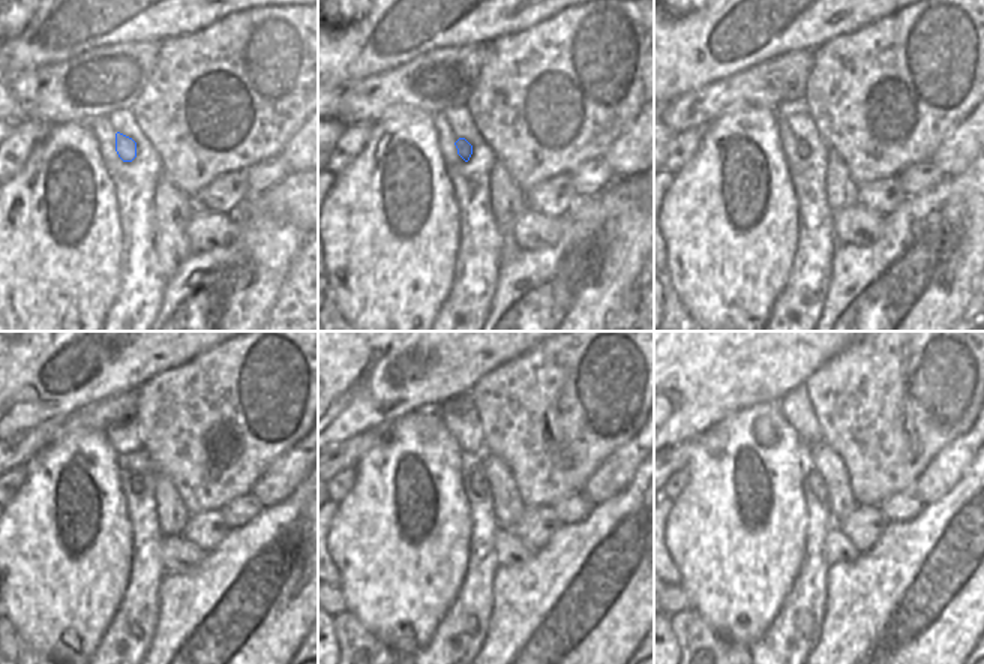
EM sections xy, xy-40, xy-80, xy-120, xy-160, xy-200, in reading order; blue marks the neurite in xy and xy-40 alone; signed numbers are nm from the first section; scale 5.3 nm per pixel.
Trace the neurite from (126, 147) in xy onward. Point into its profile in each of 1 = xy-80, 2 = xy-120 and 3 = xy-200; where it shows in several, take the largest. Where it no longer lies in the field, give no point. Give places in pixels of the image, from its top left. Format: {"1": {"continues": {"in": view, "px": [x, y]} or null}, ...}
{"1": {"continues": {"in": "xy-80", "px": [803, 149]}}, "2": {"continues": {"in": "xy-120", "px": [138, 486]}}, "3": {"continues": {"in": "xy-200", "px": [815, 481]}}}

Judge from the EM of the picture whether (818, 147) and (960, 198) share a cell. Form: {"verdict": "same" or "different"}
{"verdict": "different"}

